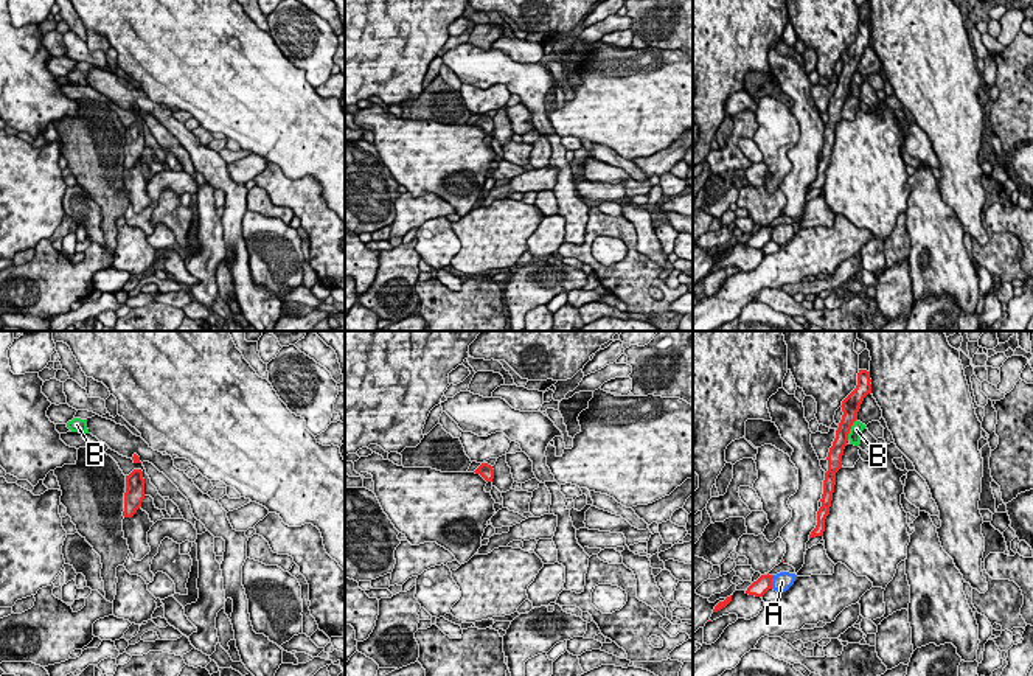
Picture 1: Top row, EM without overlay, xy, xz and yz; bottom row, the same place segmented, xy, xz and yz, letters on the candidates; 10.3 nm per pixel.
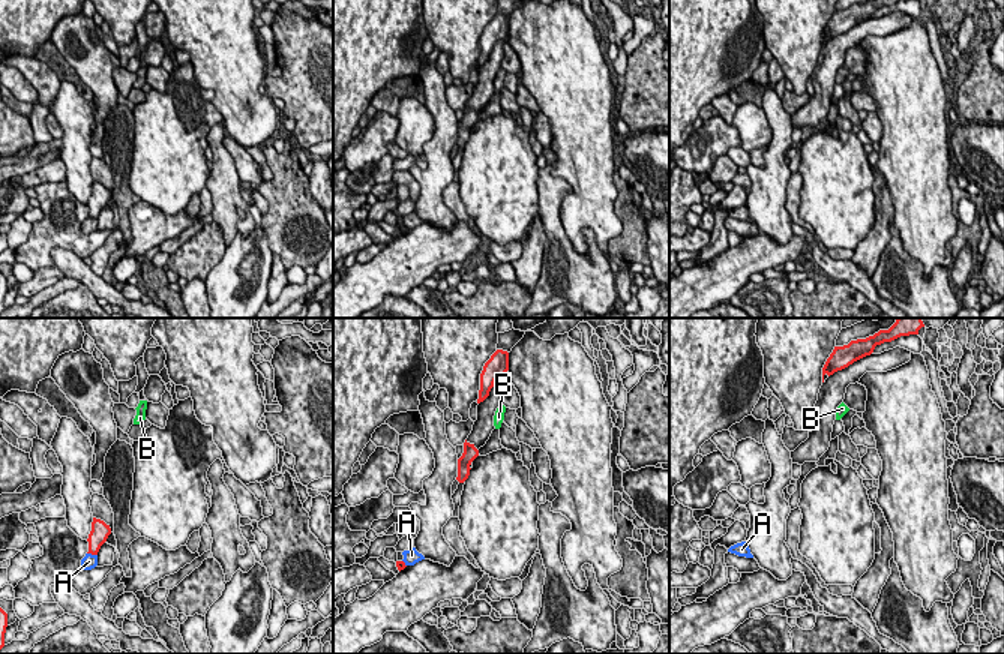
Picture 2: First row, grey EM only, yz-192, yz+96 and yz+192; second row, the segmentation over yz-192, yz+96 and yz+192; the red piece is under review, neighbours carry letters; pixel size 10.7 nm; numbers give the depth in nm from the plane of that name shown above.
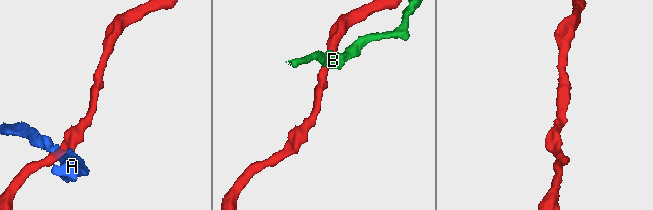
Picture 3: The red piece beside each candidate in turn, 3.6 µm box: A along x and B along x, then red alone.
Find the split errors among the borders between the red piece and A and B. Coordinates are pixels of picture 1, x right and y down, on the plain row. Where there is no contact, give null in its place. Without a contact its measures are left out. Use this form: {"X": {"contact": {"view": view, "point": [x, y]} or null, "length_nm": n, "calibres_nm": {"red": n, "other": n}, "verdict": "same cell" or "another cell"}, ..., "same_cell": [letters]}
{"A": {"contact": {"view": "yz", "point": [771, 233]}, "length_nm": 150, "calibres_nm": {"red": 170, "other": 200}, "verdict": "another cell"}, "B": {"contact": {"view": "yz", "point": [850, 80]}, "length_nm": 240, "calibres_nm": {"red": 190, "other": 130}, "verdict": "another cell"}, "same_cell": []}

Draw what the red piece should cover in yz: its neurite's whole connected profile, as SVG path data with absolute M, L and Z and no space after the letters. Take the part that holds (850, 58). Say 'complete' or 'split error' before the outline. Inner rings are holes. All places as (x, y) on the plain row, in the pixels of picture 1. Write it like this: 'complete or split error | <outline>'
complete | M859 22L857 25L857 37L856 40L842 53L842 71L839 75L839 79L836 82L836 90L833 93L833 98L828 104L828 123L825 124L823 132L823 146L822 146L822 159L817 163L817 177L811 183L809 191L816 188L823 188L825 183L825 171L830 166L830 159L833 152L834 137L836 137L836 124L842 120L842 107L843 101L848 93L848 85L853 78L853 75L857 71L857 64L861 61L861 56L864 50L871 45L871 31L870 23Z

